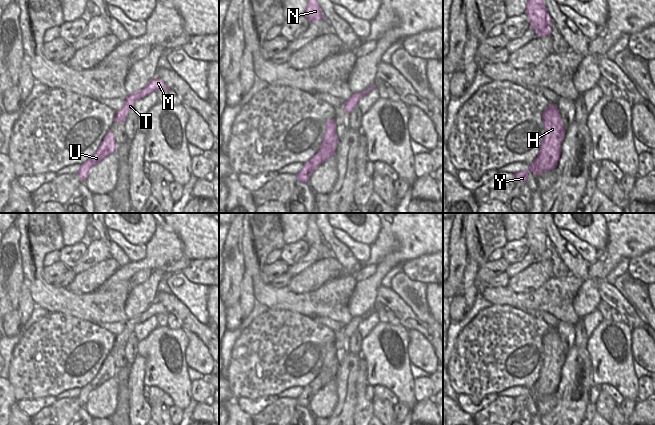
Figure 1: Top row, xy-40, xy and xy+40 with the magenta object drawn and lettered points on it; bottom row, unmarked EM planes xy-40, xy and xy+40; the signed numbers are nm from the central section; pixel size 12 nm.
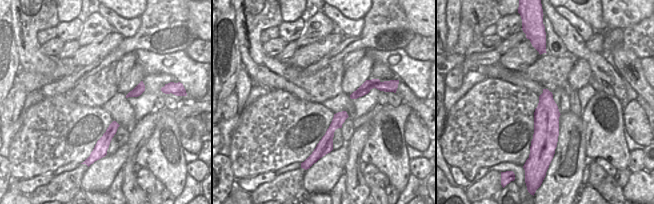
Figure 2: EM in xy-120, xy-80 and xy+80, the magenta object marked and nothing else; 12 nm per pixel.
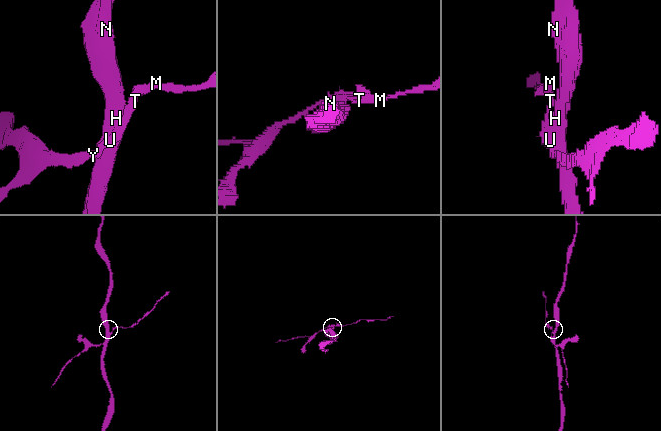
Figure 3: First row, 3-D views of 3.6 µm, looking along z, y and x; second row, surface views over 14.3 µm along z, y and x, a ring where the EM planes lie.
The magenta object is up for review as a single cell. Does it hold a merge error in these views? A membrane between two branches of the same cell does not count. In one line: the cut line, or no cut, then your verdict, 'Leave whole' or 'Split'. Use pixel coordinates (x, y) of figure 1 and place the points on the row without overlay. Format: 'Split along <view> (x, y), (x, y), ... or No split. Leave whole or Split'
Split along xy (318, 375), (323, 386). Split

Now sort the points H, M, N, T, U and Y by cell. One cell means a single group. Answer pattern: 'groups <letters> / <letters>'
groups H N / M T U Y

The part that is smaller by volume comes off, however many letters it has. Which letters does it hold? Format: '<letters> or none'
M, T, U, Y

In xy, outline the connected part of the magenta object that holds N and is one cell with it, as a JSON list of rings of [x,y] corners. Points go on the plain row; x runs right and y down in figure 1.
[[[309,213],[308,217],[308,229],[304,240],[311,245],[319,245],[325,242],[325,239],[321,238],[321,232],[316,224],[316,213]]]

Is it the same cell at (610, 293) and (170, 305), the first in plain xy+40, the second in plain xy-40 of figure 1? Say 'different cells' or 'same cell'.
same cell

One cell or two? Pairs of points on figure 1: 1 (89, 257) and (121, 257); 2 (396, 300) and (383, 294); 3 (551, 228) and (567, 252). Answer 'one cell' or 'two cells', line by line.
1: two cells
2: one cell
3: one cell

